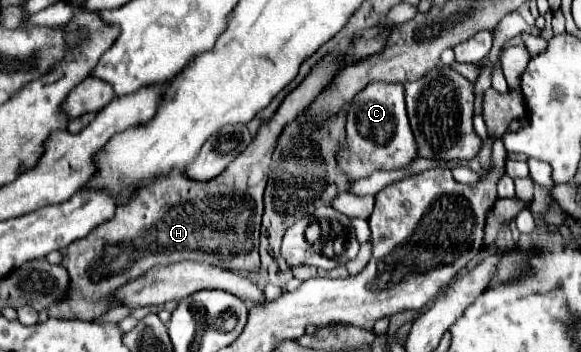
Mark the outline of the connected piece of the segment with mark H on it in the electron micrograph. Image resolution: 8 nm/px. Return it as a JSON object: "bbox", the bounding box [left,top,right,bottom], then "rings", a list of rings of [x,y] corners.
{"bbox":[49,58,341,320],"rings":[[[323,58],[283,100],[275,116],[259,128],[251,146],[247,146],[247,150],[217,178],[197,182],[187,178],[183,170],[171,170],[169,174],[155,178],[149,186],[139,188],[137,198],[119,206],[113,220],[97,226],[87,238],[63,248],[63,266],[69,270],[71,288],[63,302],[49,308],[49,318],[97,320],[97,314],[111,308],[109,294],[129,280],[143,276],[153,266],[197,260],[233,272],[257,272],[263,190],[269,178],[269,164],[277,138],[285,124],[313,102],[315,94],[323,88],[323,82],[327,82],[327,74],[335,74],[335,66],[341,66],[337,58]]]}

